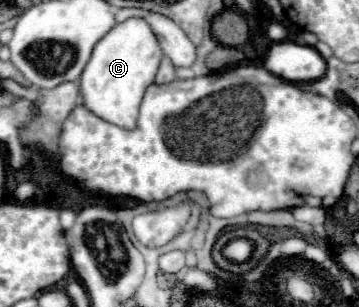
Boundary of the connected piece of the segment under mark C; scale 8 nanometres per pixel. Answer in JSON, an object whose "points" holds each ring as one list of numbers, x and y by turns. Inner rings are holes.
{"points":[[129,18,121,24,115,24,109,34,95,44,93,54,81,74,79,90,83,96,83,106,105,122,133,130,137,126,143,94,147,86,153,84,159,62,159,42,143,18]]}

